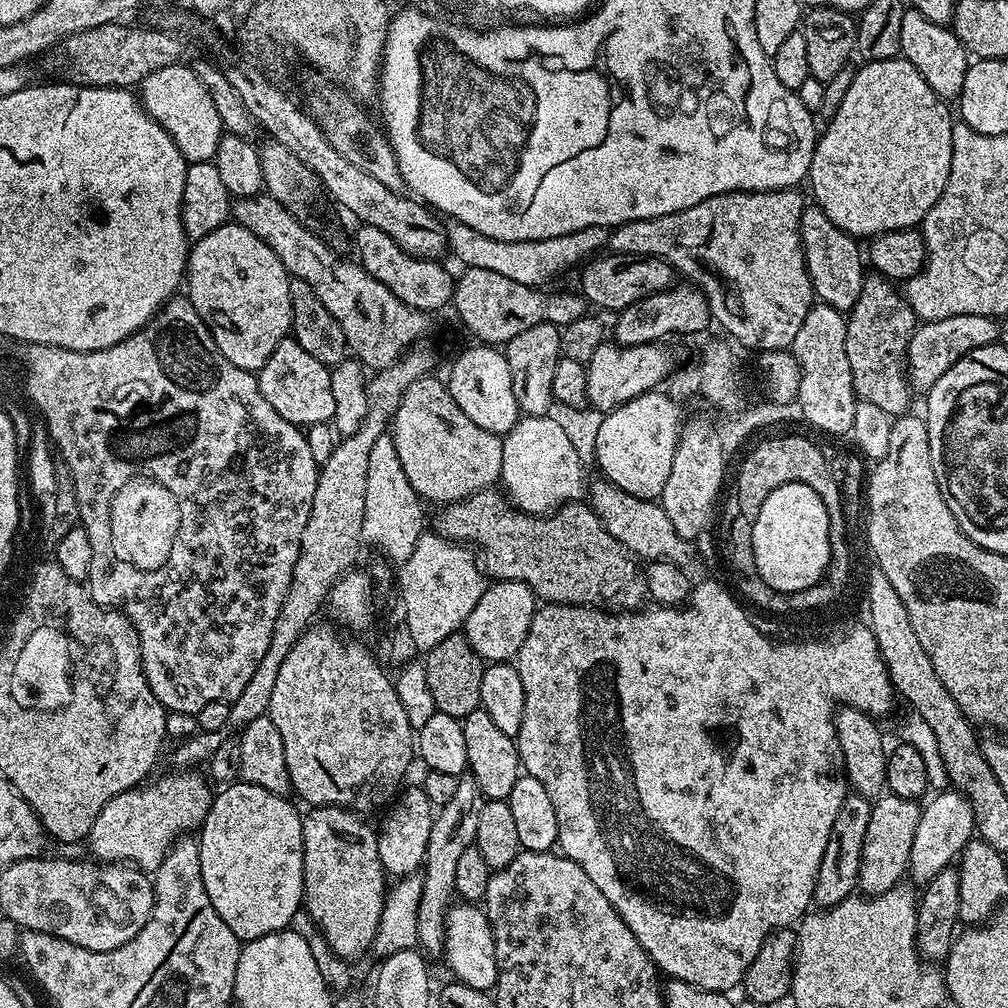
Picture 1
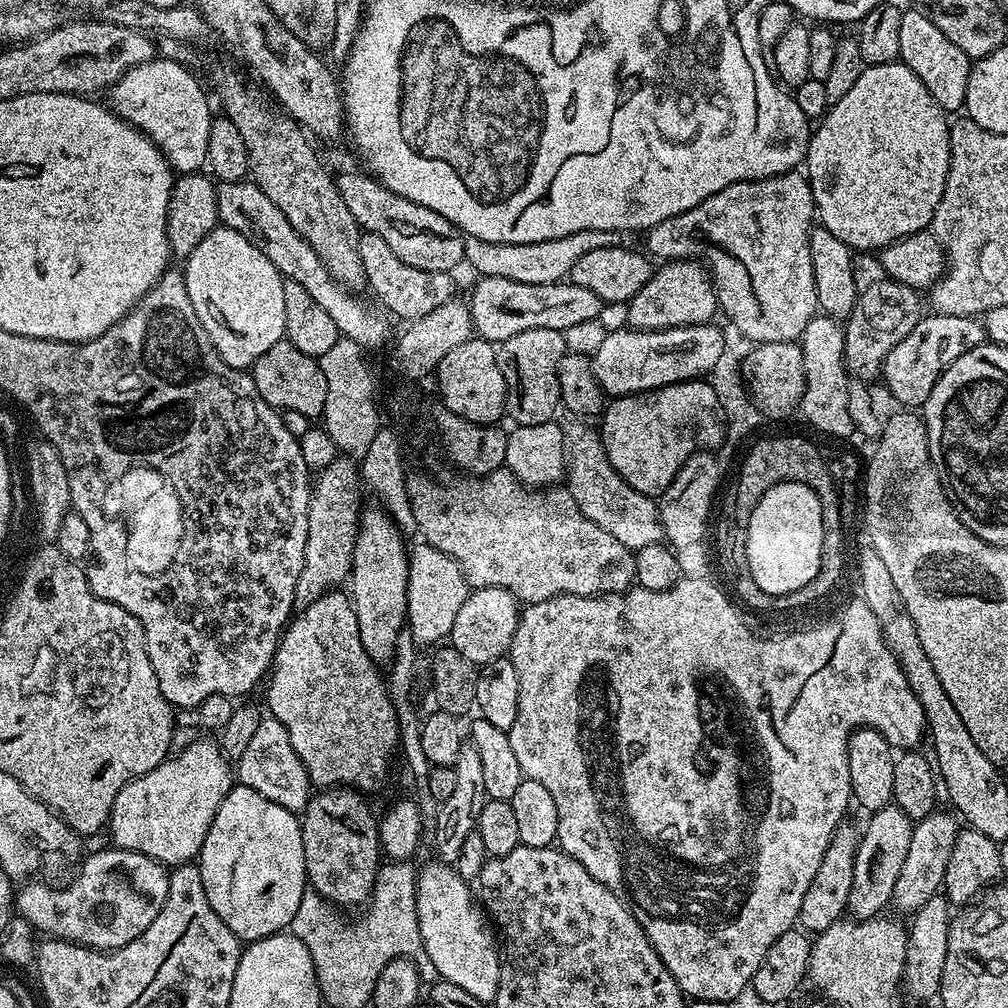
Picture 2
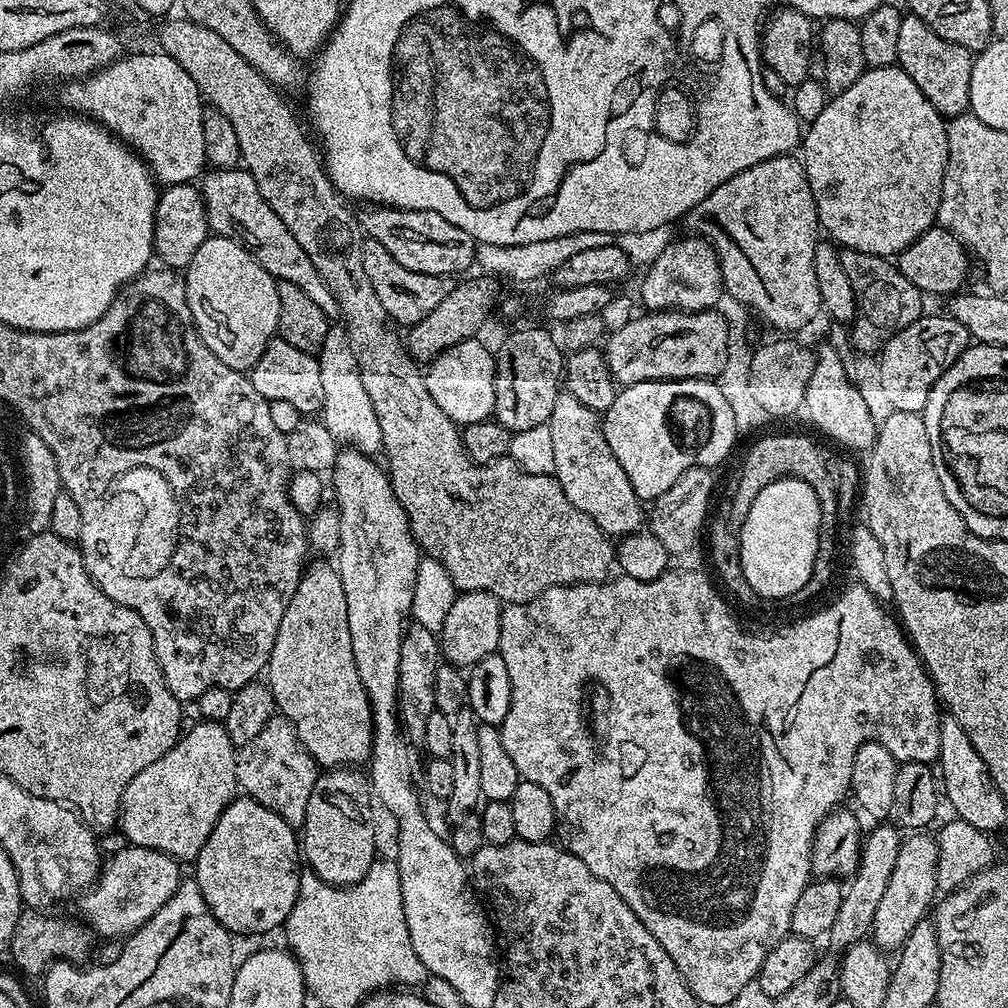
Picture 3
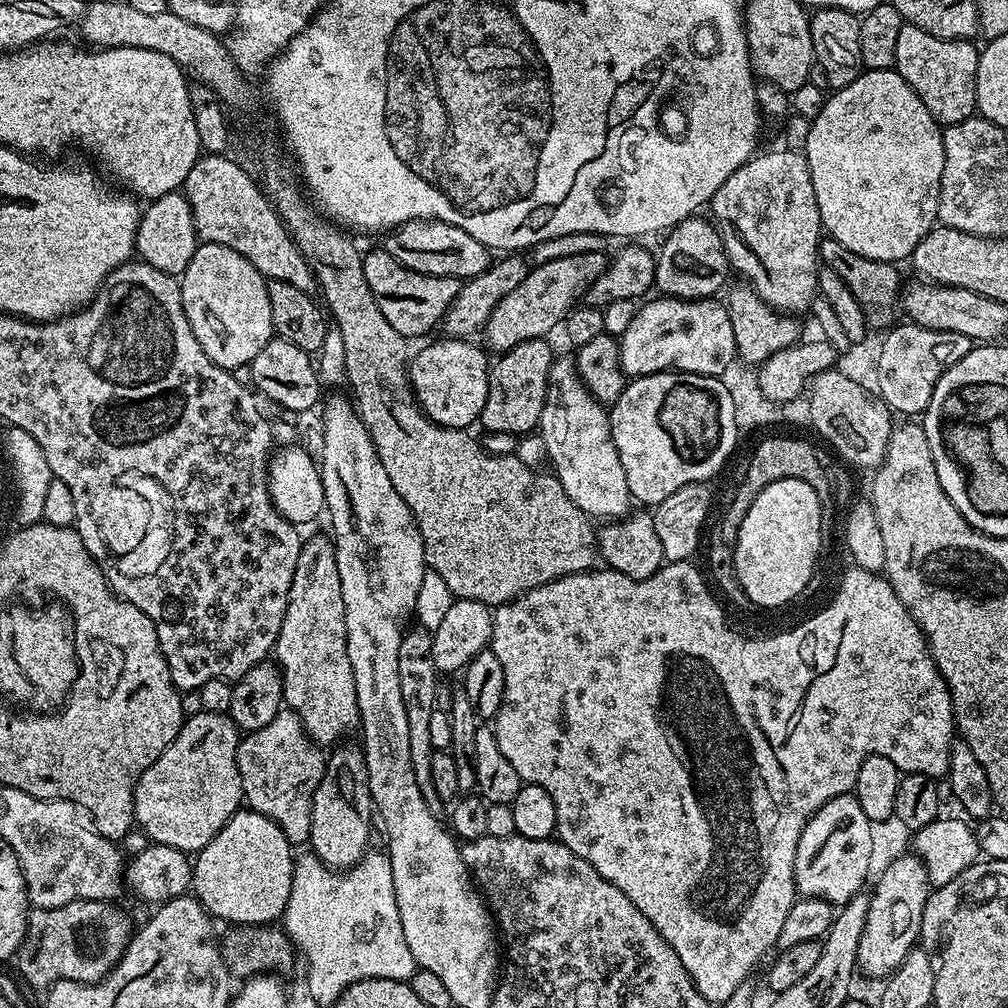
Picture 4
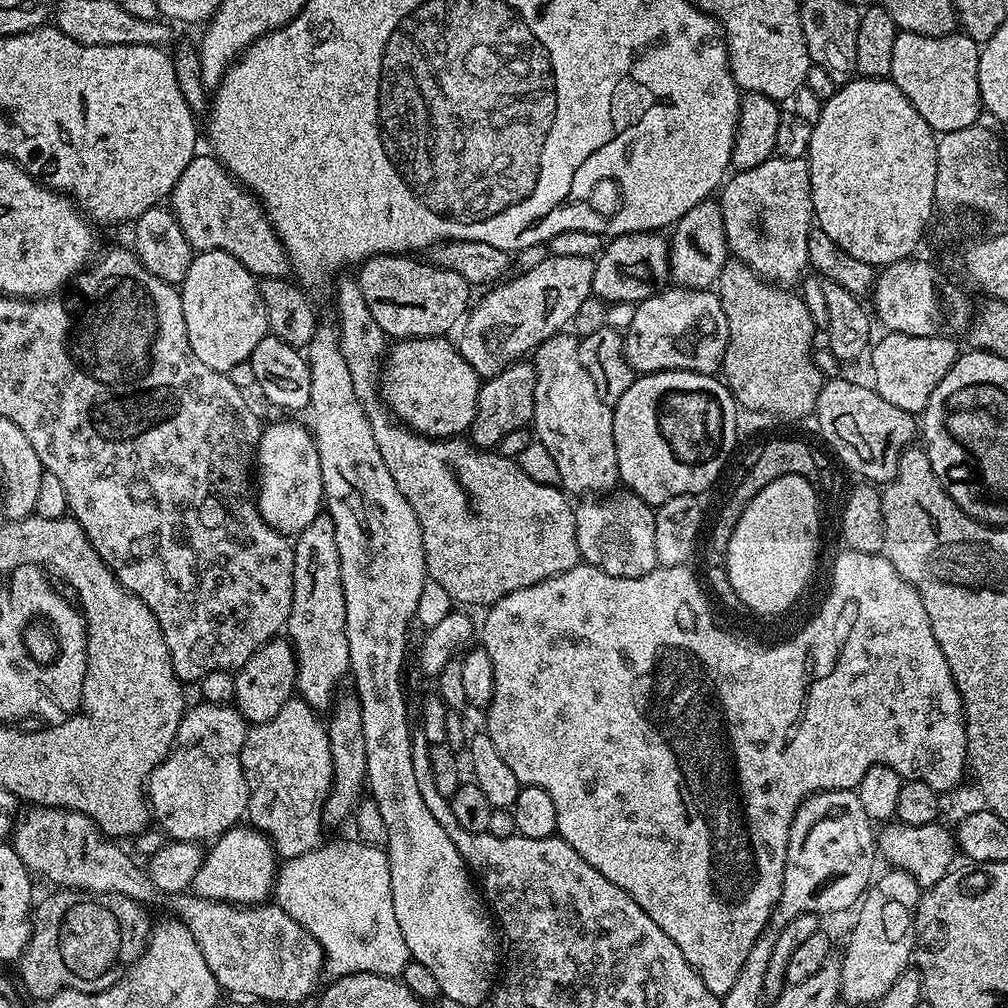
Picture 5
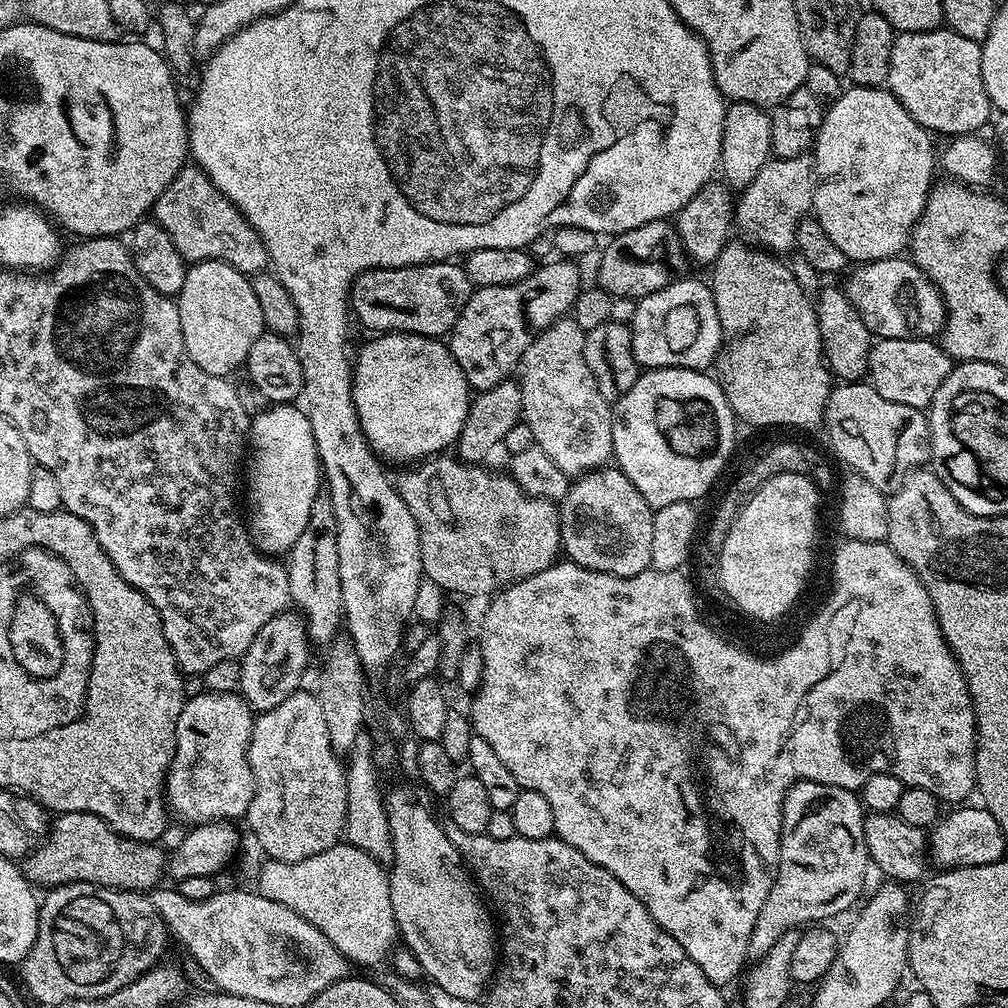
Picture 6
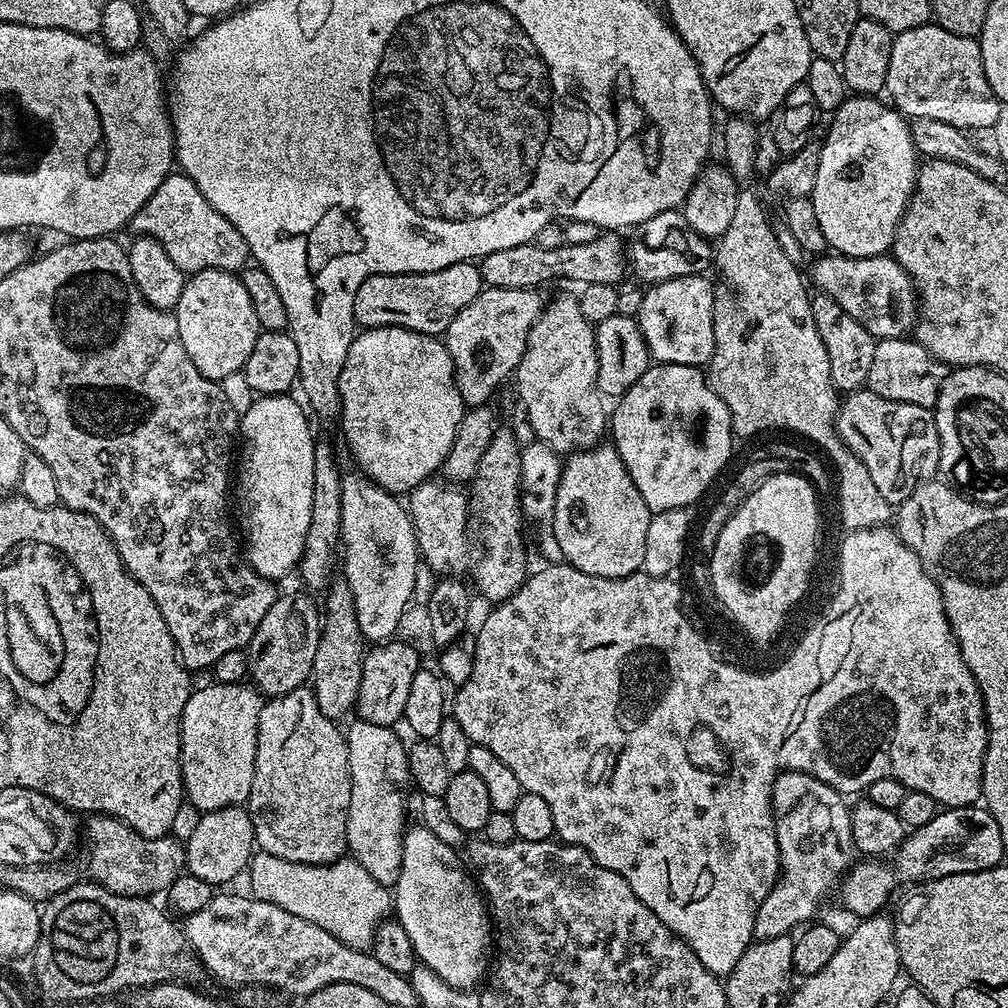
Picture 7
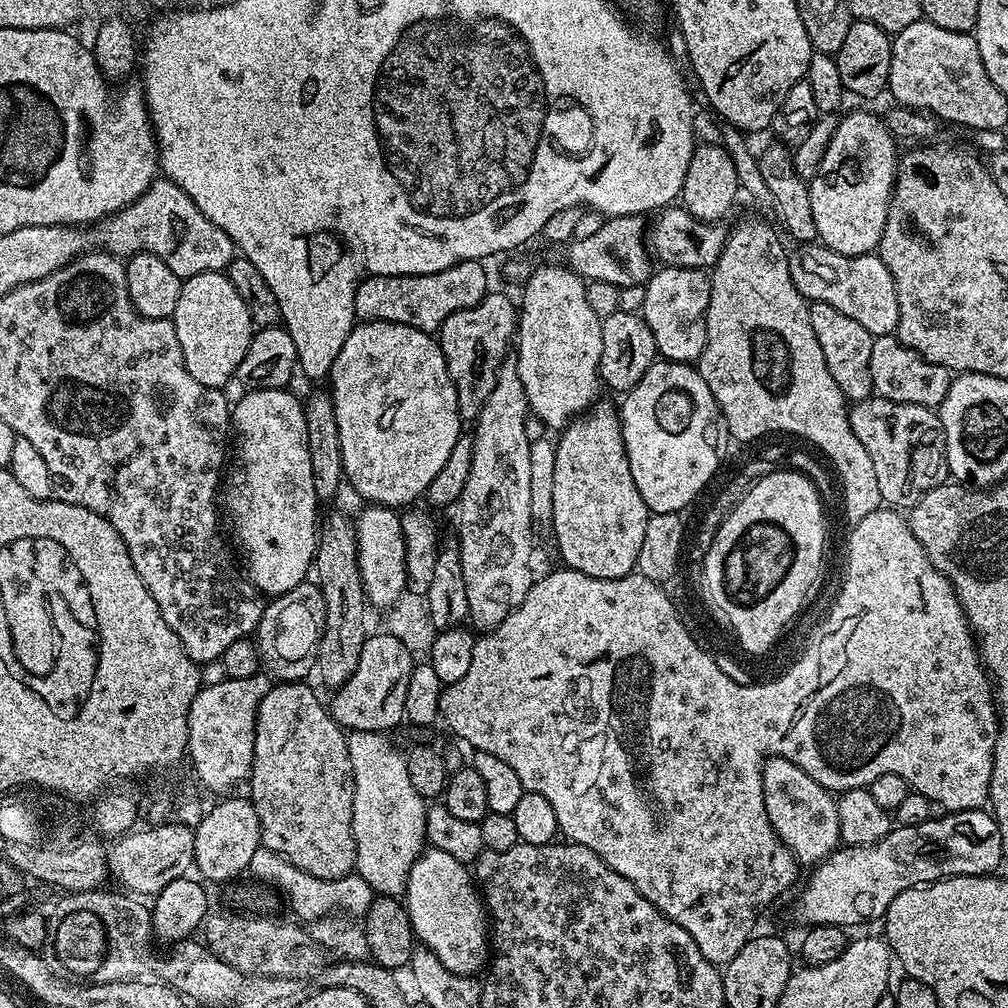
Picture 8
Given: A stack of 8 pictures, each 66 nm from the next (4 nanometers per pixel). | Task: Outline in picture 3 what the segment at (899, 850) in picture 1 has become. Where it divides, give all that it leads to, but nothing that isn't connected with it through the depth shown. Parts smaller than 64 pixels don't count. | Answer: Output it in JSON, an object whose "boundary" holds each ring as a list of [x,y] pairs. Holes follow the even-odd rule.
{"boundary":[[[884,822],[876,826],[869,836],[867,833],[863,837],[860,865],[847,881],[842,907],[838,909],[838,918],[834,918],[834,926],[830,933],[831,939],[836,939],[841,946],[861,943],[871,933],[874,912],[882,902],[882,894],[890,883],[890,874],[894,874],[894,862],[898,862],[898,852],[902,843],[902,836],[899,834],[901,835],[891,823]]]}

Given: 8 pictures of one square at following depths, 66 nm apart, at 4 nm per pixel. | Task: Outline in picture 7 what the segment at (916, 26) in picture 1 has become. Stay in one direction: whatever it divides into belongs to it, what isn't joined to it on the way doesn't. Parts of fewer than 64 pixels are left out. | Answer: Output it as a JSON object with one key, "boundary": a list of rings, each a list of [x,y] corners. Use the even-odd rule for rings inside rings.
{"boundary":[[[934,22],[893,35],[886,92],[905,118],[938,119],[963,130],[992,130],[1001,108],[990,82],[986,82],[979,39],[950,34],[950,30],[942,30]]]}

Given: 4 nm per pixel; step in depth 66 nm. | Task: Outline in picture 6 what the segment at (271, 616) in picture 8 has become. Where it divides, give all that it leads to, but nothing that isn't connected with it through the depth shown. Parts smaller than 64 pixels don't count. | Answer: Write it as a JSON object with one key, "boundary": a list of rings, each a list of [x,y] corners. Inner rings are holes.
{"boundary":[[[295,610],[279,612],[262,630],[258,630],[258,638],[250,642],[250,646],[244,652],[240,660],[242,678],[240,679],[239,693],[245,702],[259,714],[266,710],[274,710],[290,694],[301,691],[304,680],[304,671],[308,668],[308,630],[304,623],[304,617]]]}

